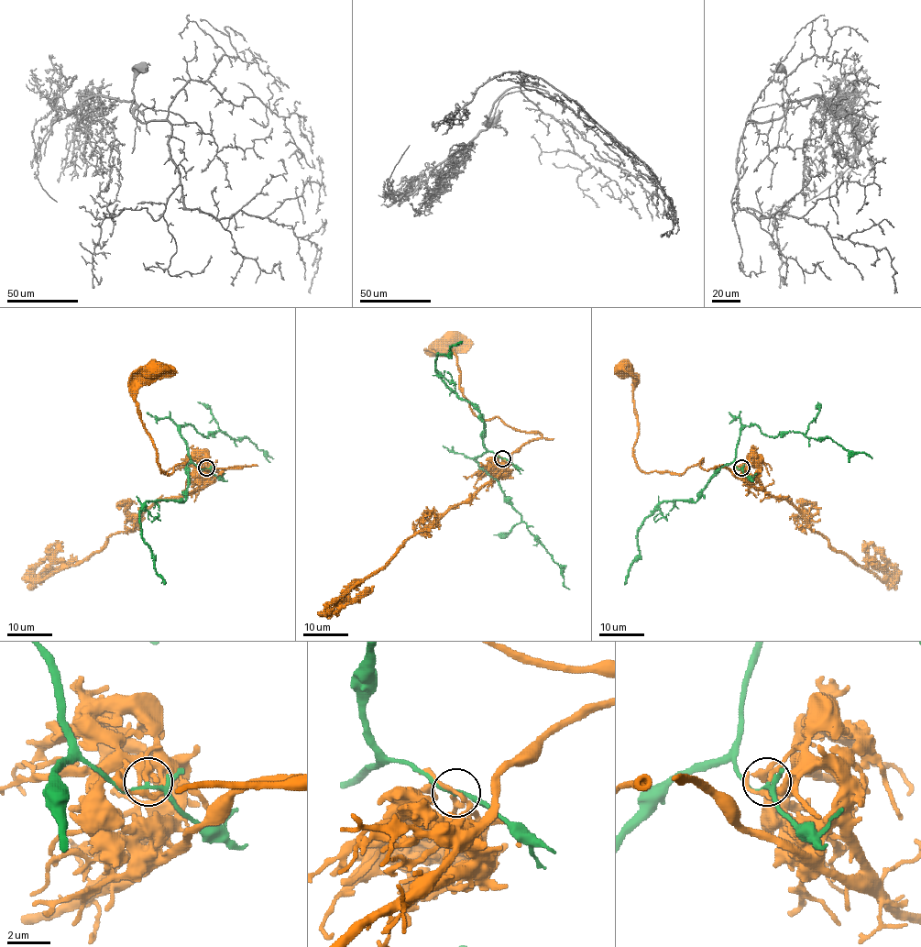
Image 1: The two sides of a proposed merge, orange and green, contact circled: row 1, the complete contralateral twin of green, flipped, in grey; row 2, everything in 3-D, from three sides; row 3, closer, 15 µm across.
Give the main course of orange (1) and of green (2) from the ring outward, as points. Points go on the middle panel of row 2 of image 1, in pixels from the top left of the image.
1: (502, 457), (506, 474), (510, 456), (541, 436), (479, 418), (460, 385), (456, 356), (432, 350), (448, 340)
2: (502, 457), (487, 451), (476, 457), (479, 466), (499, 485), (531, 534), (560, 567), (564, 583), (569, 589)

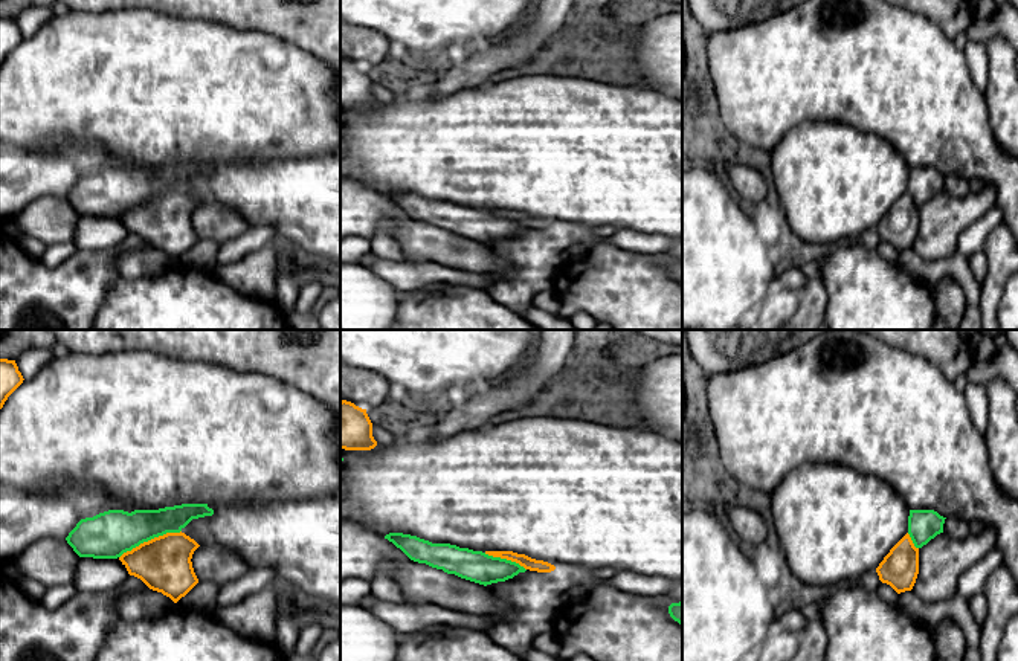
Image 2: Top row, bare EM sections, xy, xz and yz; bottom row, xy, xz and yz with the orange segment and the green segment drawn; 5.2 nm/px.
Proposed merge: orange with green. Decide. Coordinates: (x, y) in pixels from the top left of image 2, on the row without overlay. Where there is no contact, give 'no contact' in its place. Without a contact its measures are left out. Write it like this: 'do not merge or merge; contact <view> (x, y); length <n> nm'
do not merge; contact xy (151, 197); length 360 nm

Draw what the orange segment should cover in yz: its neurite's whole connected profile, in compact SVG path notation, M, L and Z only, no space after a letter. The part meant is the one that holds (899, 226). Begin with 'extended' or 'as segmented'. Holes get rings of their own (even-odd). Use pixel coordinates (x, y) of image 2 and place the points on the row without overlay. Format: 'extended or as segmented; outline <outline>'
as segmented; outline M907 191L876 226L879 238L897 252L911 249L919 232L919 206Z

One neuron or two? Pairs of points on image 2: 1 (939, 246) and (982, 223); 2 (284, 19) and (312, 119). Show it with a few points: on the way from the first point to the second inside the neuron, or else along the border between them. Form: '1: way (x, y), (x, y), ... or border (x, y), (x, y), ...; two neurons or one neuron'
1: border (986, 212), (959, 235), (956, 251); two neurons
2: border (257, 29), (289, 40), (321, 61); two neurons

